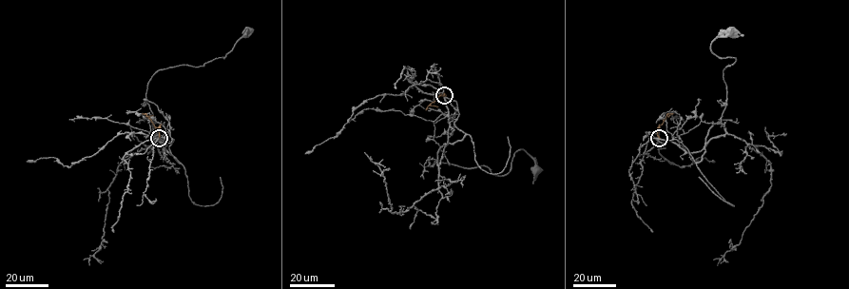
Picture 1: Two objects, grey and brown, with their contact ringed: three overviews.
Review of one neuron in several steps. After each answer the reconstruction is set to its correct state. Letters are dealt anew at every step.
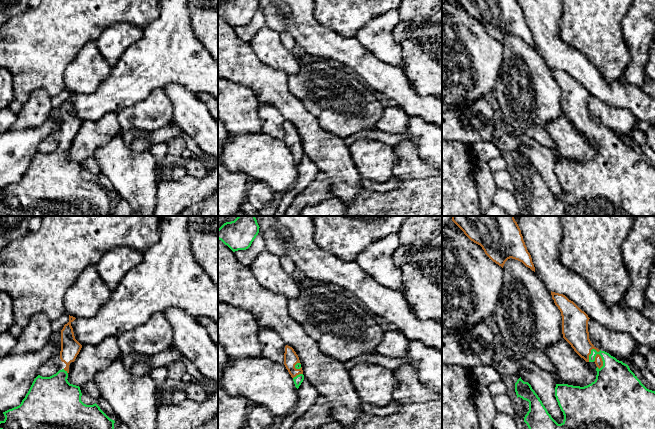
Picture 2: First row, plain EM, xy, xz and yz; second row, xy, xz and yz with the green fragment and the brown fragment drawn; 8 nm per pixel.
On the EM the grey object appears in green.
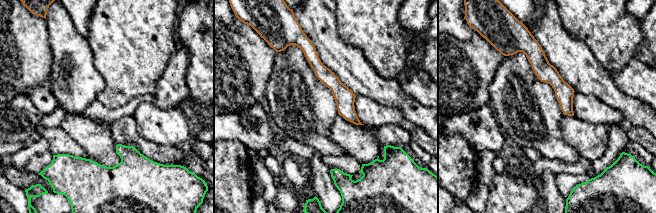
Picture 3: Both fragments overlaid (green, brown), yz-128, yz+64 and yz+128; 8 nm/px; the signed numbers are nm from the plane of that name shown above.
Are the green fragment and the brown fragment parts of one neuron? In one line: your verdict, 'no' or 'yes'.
yes

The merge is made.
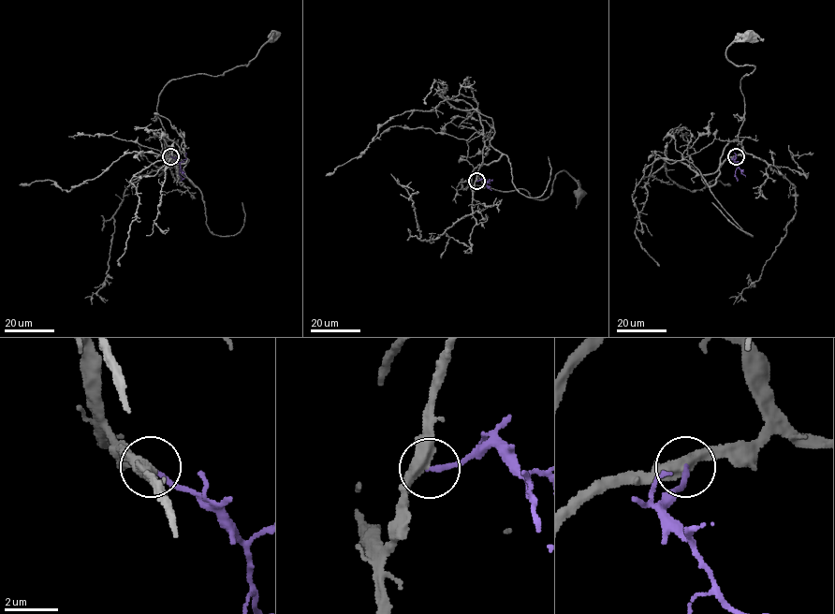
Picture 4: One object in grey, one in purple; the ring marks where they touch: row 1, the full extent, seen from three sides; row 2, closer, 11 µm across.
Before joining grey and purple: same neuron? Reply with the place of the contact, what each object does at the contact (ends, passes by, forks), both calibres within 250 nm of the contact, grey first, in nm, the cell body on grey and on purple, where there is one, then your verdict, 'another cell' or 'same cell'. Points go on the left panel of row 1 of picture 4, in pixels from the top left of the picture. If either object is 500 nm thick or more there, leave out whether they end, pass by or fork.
at (170, 156); grey passes by; purple ends there; 440 nm thick on the grey side, 180 nm on the other; cell body of grey at (273, 36); no cell body on purple; same cell

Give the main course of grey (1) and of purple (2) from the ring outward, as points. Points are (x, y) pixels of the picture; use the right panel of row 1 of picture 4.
1: (736, 156), (743, 153), (738, 138), (744, 113), (740, 80), (754, 66), (731, 63), (725, 50), (749, 36)
2: (736, 156), (737, 180)

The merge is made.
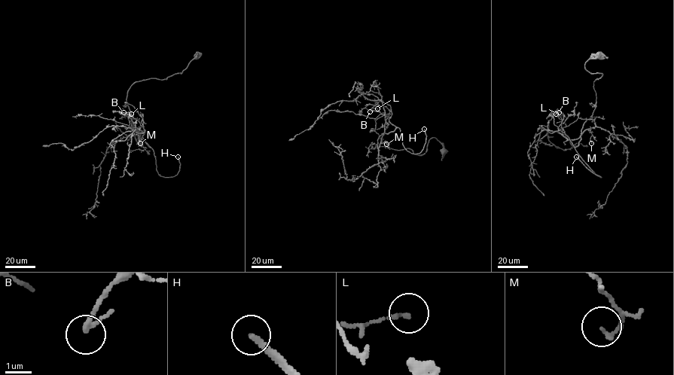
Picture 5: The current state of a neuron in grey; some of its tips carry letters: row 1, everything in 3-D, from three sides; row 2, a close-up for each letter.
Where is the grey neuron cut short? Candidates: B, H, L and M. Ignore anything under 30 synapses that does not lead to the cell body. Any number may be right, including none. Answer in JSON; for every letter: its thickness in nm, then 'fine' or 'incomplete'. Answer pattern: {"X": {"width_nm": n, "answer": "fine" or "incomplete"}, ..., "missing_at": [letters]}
{"B": {"width_nm": 200, "answer": "fine"}, "H": {"width_nm": 200, "answer": "incomplete"}, "L": {"width_nm": 150, "answer": "fine"}, "M": {"width_nm": 140, "answer": "fine"}, "missing_at": ["H"]}

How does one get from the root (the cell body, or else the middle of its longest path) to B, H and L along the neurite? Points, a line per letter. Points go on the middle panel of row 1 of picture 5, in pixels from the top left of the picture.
B: (443, 151), (434, 137), (420, 155), (408, 148), (372, 148), (384, 132), (382, 100), (370, 111)
H: (443, 151), (434, 137), (420, 155), (372, 148), (382, 134), (398, 127), (404, 148), (419, 153), (424, 129)
L: (443, 151), (434, 137), (420, 155), (408, 148), (372, 148), (384, 132), (382, 100), (373, 107), (377, 108)

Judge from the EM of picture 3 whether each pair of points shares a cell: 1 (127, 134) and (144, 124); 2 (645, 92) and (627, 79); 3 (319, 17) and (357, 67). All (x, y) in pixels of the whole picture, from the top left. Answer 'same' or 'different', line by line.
1: different
2: same
3: same

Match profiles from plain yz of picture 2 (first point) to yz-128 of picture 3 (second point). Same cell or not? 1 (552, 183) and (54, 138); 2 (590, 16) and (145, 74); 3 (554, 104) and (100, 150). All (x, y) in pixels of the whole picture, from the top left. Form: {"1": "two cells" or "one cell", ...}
{"1": "one cell", "2": "one cell", "3": "two cells"}

